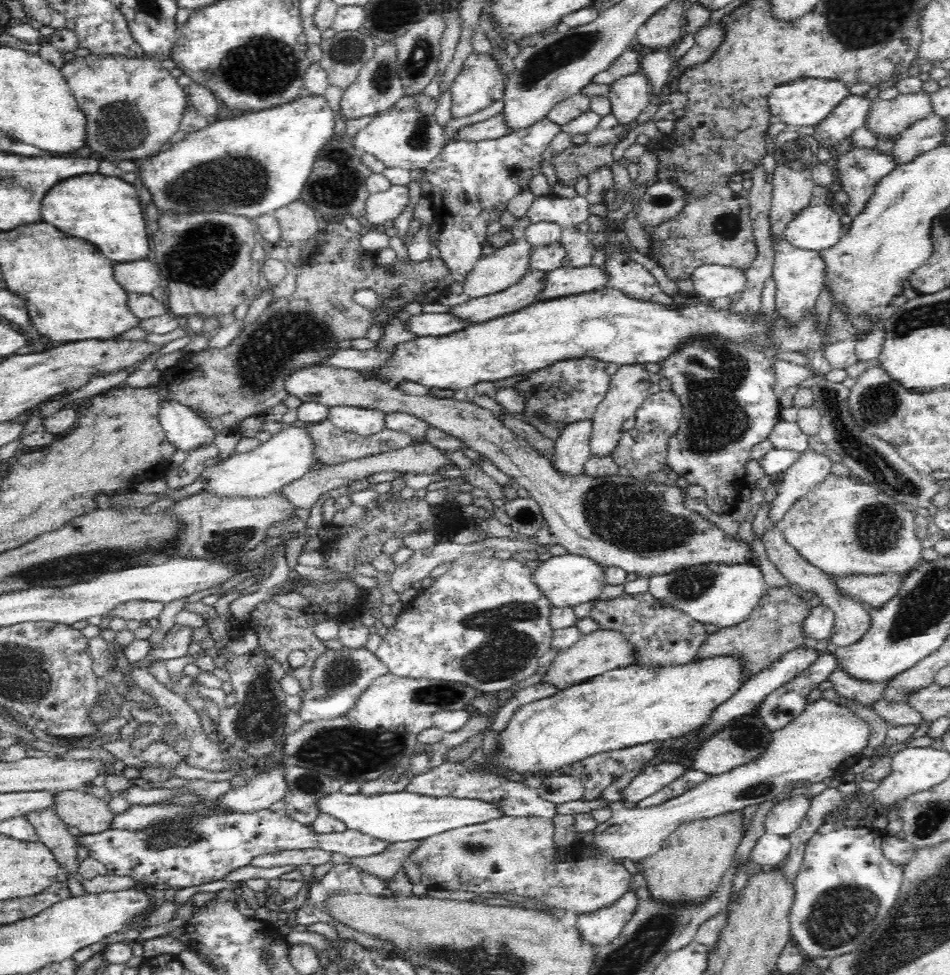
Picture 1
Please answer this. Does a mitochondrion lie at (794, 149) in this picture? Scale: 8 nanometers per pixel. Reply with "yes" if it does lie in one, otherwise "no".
yes

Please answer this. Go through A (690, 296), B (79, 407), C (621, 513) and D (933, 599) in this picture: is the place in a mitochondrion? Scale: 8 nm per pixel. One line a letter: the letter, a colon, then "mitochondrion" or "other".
A: other
B: other
C: mitochondrion
D: mitochondrion

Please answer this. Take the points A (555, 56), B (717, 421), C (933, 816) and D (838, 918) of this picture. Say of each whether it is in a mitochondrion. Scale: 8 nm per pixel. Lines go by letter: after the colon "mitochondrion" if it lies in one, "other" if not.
A: mitochondrion
B: mitochondrion
C: mitochondrion
D: mitochondrion

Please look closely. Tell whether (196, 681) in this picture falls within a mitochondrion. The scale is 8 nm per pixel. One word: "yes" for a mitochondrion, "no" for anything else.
no

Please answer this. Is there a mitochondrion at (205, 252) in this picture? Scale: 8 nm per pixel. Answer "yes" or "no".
yes

